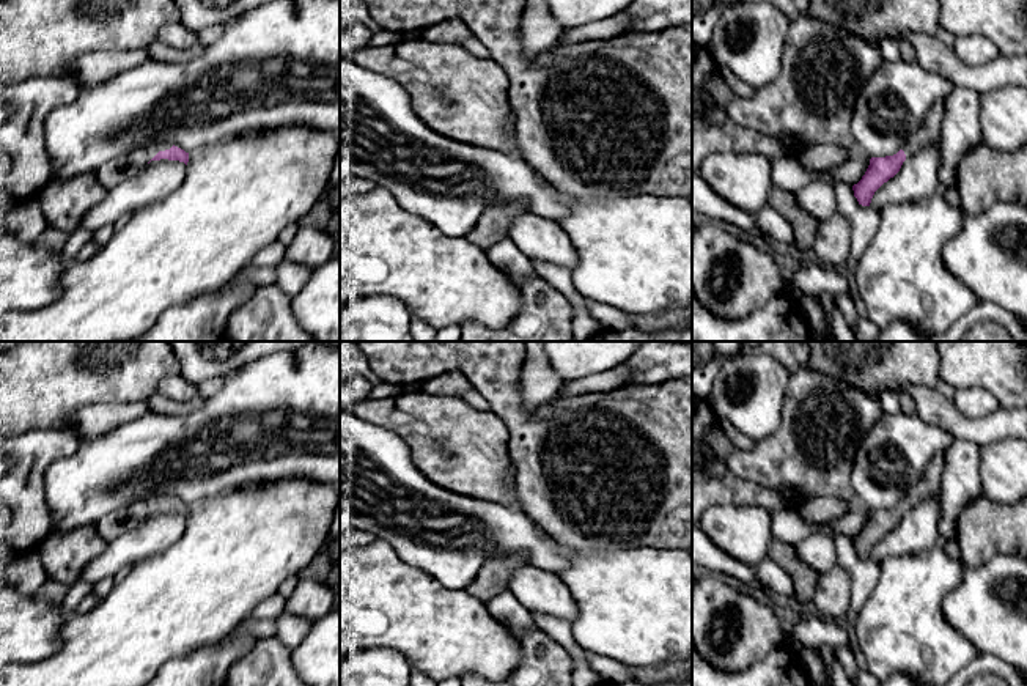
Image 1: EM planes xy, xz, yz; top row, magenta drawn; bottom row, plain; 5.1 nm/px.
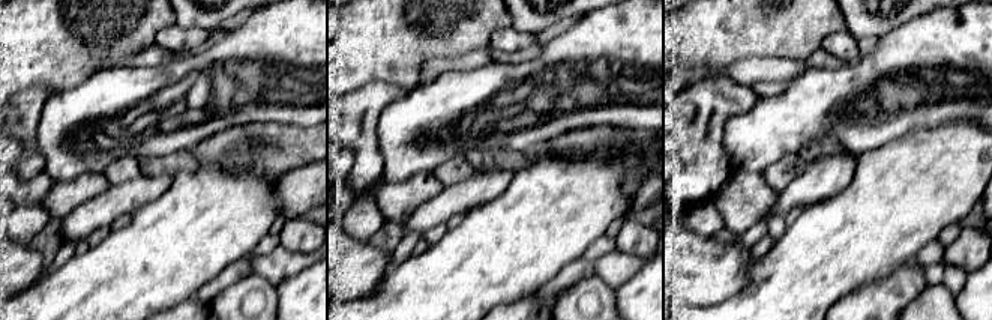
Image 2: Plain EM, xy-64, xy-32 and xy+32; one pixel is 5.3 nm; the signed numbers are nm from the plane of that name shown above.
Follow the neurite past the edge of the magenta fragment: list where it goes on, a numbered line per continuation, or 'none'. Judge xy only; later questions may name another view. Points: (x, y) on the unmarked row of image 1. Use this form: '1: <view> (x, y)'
1: xy (140, 507)

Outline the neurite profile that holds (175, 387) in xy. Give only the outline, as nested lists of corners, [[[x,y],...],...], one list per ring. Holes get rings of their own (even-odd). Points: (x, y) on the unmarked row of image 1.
[[[179,373],[175,376],[164,378],[157,384],[156,392],[170,400],[186,403],[186,401],[190,401],[197,395],[197,389],[198,389],[198,385],[189,382]]]

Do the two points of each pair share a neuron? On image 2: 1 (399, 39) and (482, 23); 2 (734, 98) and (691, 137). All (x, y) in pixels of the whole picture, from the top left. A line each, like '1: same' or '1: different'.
1: same
2: same

